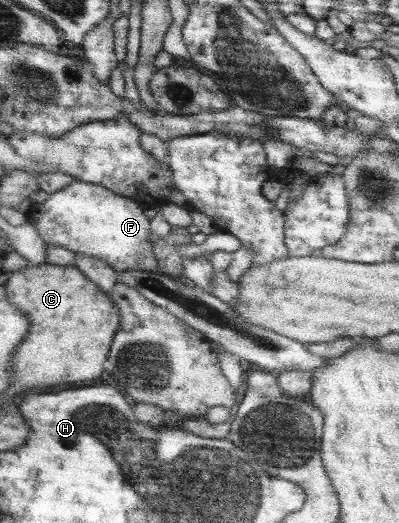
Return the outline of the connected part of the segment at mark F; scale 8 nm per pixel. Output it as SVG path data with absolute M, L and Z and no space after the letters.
M73 181L63 190L48 195L44 203L30 202L26 215L47 244L103 260L119 272L159 270L153 254L149 209L103 185Z

